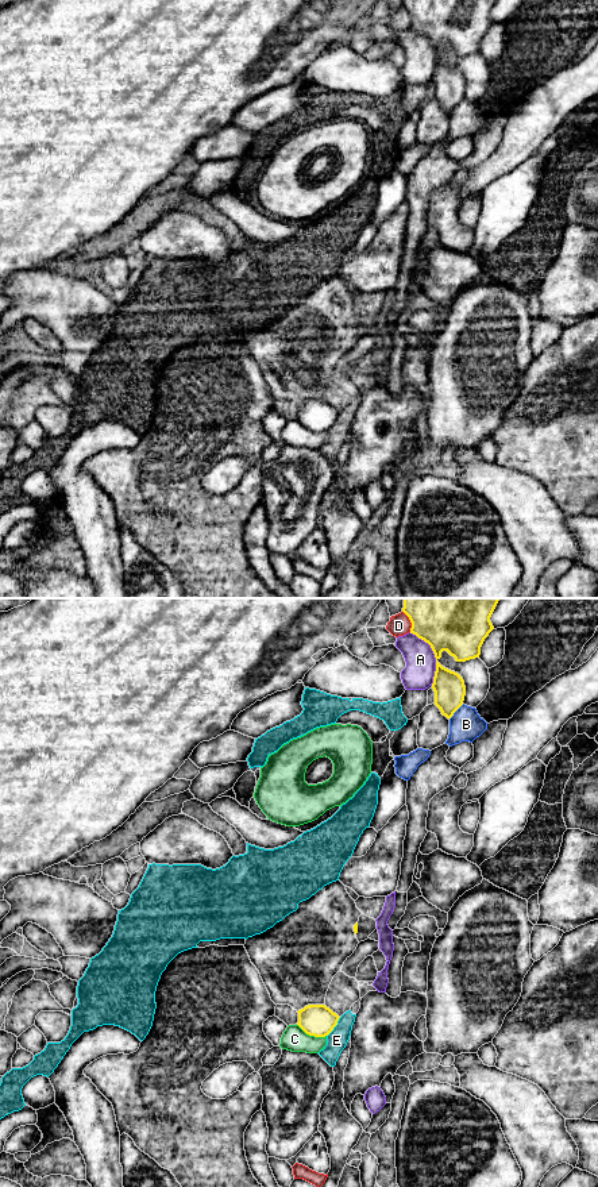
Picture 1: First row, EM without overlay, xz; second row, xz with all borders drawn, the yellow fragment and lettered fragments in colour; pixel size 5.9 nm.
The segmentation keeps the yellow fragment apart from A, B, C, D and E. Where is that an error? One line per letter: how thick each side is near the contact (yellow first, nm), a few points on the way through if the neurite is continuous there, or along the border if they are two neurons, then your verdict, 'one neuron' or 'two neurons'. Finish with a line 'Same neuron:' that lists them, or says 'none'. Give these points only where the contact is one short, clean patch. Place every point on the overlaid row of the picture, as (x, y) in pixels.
A: 420 nm thick on the yellow side, 180 nm on the other; border along xz (409, 632), (423, 639), (433, 654), (435, 675), (432, 685); two neurons
B: 190 nm thick on the yellow side, 190 nm on the other; border along xz (463, 704), (448, 719); two neurons
C: 190 nm thick on the yellow side, 150 nm on the other; two neurons
D: 500 nm thick on the yellow side, 130 nm on the other; two neurons
E: 190 nm thick on the yellow side, 120 nm on the other; border along xz (340, 1017), (327, 1036); two neurons
Same neuron: none

